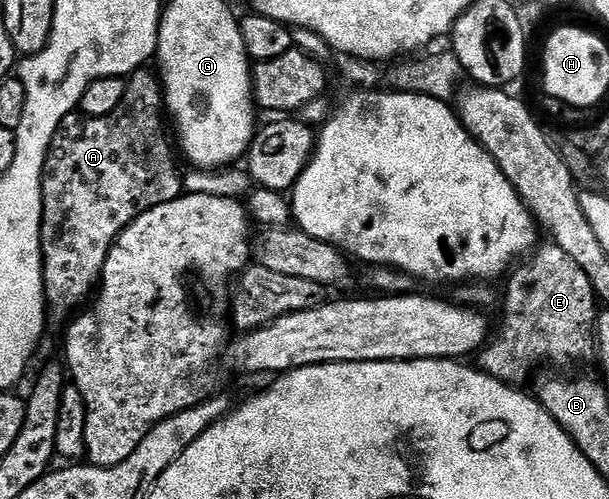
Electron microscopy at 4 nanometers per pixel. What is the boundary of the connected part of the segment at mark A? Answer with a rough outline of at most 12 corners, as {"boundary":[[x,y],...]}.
{"boundary":[[157,72],[58,126],[42,176],[49,312],[81,310],[138,216],[183,196]]}

